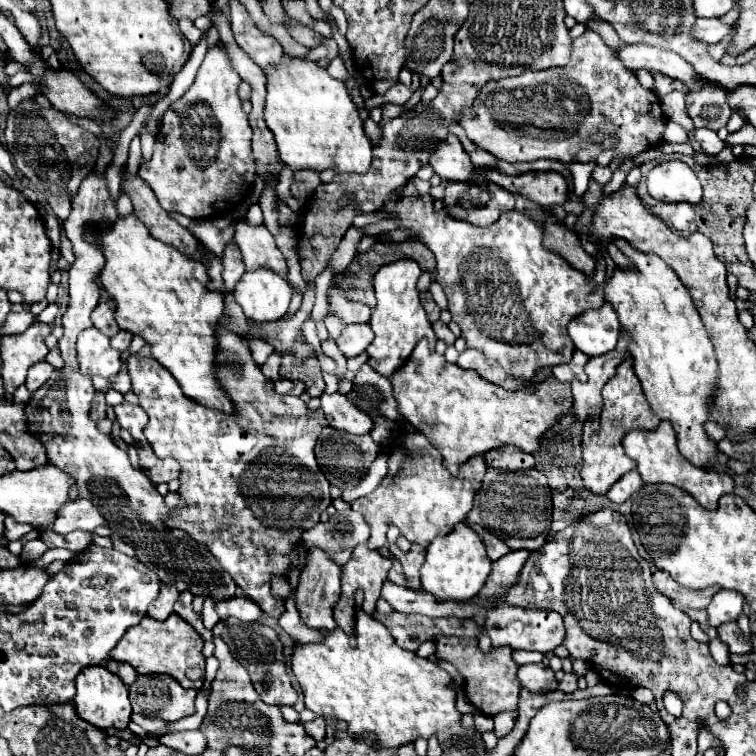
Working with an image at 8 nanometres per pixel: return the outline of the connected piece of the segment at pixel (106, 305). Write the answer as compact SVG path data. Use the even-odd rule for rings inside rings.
M104 301L96 307L96 311L92 311L92 323L94 327L98 327L100 331L104 331L108 337L116 335L116 321L114 321L114 303L112 301Z

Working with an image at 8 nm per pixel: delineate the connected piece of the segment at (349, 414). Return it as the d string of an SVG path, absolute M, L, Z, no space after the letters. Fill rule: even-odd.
M322 393L320 401L322 401L322 409L326 413L328 425L332 425L336 429L344 429L354 435L364 435L372 429L370 415L356 409L342 393L332 393L332 395Z

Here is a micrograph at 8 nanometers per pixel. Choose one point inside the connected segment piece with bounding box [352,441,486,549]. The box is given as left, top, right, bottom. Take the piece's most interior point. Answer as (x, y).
(423, 499)

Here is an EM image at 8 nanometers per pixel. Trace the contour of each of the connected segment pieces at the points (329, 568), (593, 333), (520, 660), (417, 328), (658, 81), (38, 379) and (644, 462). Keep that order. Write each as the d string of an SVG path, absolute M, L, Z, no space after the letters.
M310 547L306 555L306 565L300 573L300 583L296 589L296 601L298 601L298 611L302 617L302 623L310 629L334 629L334 605L340 595L340 577L342 577L342 567L330 559L330 555L324 549Z
M604 301L598 309L588 309L582 315L576 315L568 323L568 335L574 347L586 355L602 355L616 347L620 333L620 323L616 311Z
M513 650L512 657L519 665L528 663L538 663L544 658L544 655L536 651Z
M398 259L394 263L388 263L386 267L380 267L380 271L374 275L374 289L378 305L372 311L372 317L368 321L370 329L374 331L374 341L368 345L368 365L378 371L384 377L390 377L412 353L416 343L426 337L430 341L430 347L436 343L432 323L428 321L428 315L420 303L420 291L416 289L416 281L420 277L422 269L412 259Z
M652 73L654 77L654 91L658 97L664 97L666 93L674 91L674 89L684 89L684 85L680 81L674 81L674 79L668 79L666 75L660 75L660 73Z
M40 361L40 363L32 365L30 371L28 371L28 377L26 377L26 387L30 391L36 391L38 387L42 387L48 381L52 371L54 371L54 367L50 363L46 363L46 361Z
M660 421L660 425L654 431L632 429L632 431L628 431L628 435L624 435L622 445L626 449L626 455L636 461L636 469L638 469L644 483L670 483L670 485L676 485L676 487L684 489L686 493L690 493L704 509L710 509L710 511L716 509L718 499L722 495L734 491L732 477L692 467L692 463L688 463L680 455L678 447L676 447L676 433L672 431L670 423Z

